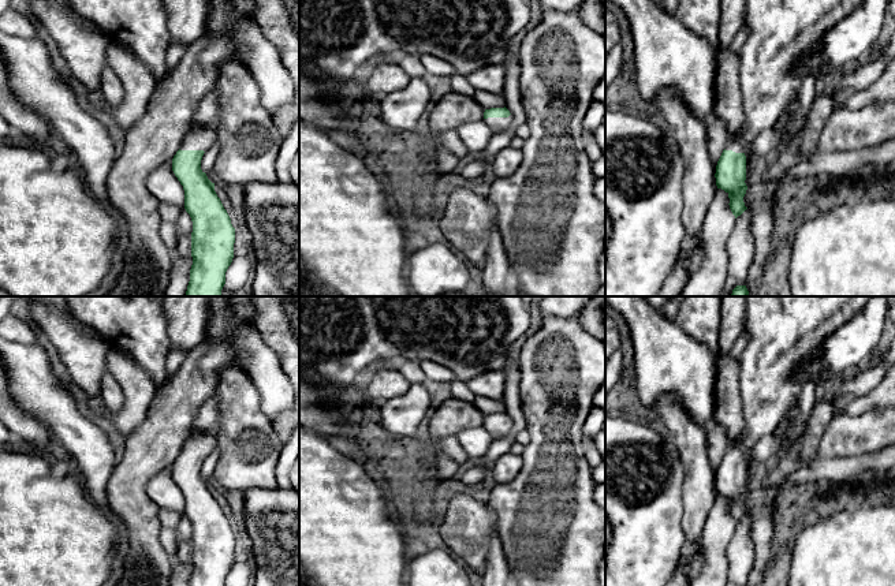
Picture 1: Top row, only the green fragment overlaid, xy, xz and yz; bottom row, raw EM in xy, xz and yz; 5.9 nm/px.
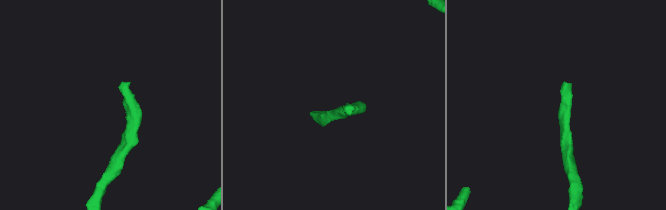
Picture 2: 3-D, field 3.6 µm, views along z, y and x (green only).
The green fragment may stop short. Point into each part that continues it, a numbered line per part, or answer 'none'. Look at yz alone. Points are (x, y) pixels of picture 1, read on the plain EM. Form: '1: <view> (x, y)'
1: yz (735, 450)

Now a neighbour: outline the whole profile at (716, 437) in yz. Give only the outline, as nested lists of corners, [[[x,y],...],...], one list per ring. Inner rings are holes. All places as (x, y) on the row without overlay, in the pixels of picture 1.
[[[713,421],[708,425],[705,432],[706,454],[709,458],[711,467],[716,473],[728,445],[727,433],[720,425]]]

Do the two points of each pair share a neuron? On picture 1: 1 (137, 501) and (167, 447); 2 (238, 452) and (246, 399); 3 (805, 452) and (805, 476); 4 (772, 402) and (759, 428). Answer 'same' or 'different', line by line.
1: same
2: same
3: different
4: same

